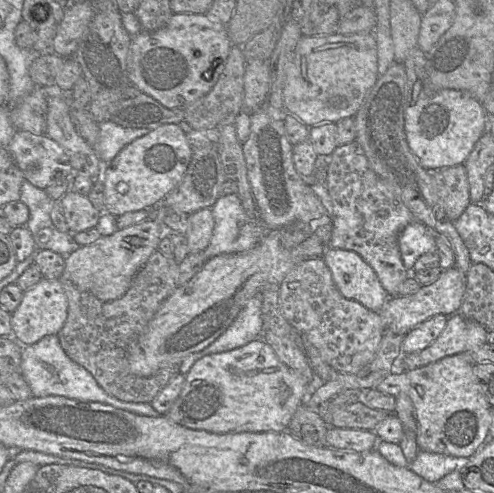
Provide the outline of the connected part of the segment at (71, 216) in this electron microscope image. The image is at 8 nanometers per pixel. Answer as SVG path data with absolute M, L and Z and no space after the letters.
M68 192L60 199L60 205L69 232L72 234L96 228L102 211L96 209L88 196Z

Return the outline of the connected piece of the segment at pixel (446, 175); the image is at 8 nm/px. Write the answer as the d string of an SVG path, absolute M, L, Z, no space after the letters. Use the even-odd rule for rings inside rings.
M464 165L433 171L438 204L446 217L455 222L471 203L469 183Z

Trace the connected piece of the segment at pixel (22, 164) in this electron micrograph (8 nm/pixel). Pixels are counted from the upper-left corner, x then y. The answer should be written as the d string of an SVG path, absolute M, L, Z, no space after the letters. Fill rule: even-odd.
M16 131L7 149L24 178L44 191L61 175L71 179L74 174L64 149L46 134Z

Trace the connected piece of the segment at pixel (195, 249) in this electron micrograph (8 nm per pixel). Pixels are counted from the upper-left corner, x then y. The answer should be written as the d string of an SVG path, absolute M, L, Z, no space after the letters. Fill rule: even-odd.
M203 208L189 215L185 233L189 254L203 252L208 247L213 228L211 208Z

